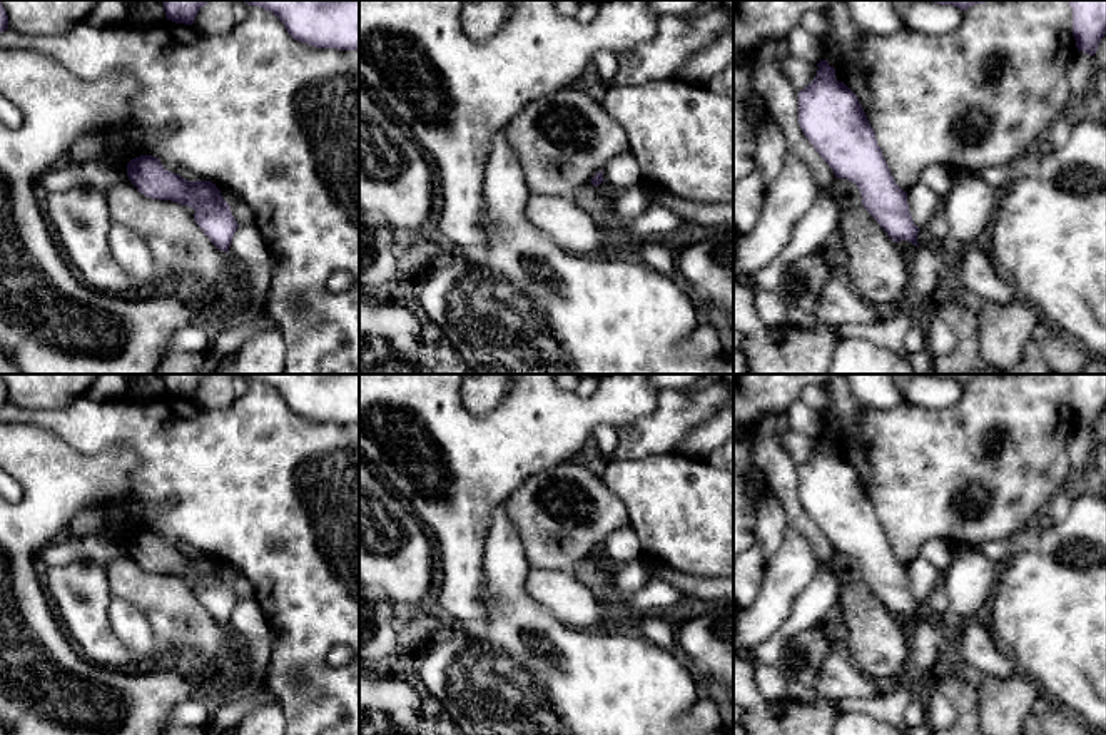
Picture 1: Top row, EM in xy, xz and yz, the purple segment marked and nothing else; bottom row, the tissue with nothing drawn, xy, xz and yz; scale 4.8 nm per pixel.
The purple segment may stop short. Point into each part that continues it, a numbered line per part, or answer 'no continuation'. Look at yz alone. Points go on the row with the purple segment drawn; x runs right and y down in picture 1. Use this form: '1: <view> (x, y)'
no continuation

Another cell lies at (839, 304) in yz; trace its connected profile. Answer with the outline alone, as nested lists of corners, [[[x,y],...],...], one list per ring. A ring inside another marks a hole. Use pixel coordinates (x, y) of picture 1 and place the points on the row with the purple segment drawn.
[[[832,272],[814,309],[822,324],[872,324],[879,319],[875,307],[867,302],[842,272]]]

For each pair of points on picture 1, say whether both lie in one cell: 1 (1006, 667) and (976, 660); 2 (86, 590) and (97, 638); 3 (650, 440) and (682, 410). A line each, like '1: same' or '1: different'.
1: same
2: same
3: same

